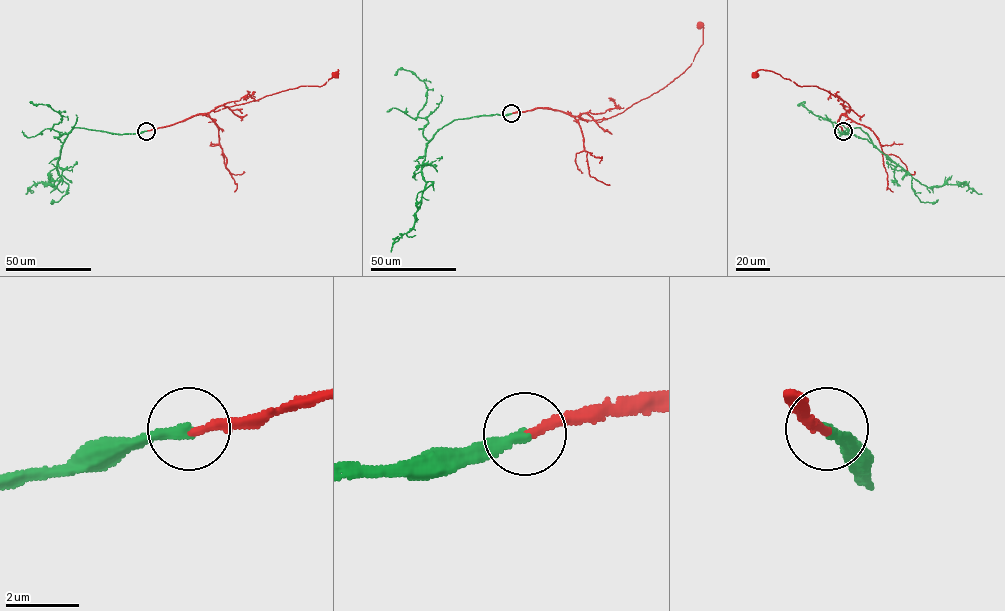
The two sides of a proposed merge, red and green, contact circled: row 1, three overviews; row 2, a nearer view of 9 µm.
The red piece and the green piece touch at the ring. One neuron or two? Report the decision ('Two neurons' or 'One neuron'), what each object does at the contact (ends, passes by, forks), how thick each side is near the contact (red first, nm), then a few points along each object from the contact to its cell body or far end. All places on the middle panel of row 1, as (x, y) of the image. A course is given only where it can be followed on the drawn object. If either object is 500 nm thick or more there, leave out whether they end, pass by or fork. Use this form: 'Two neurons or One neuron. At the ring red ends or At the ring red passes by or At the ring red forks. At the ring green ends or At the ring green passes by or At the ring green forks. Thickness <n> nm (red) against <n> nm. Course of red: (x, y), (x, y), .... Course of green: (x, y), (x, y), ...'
One neuron. At the ring red ends. At the ring green ends. Thickness 240 nm (red) against 320 nm. Course of red: (511, 113), (550, 108), (597, 120), (622, 112), (690, 66), (702, 44), (703, 28), (698, 25). Course of green: (511, 113), (455, 119), (432, 137), (423, 162), (421, 173), (425, 185), (414, 226), (394, 240), (390, 252)

